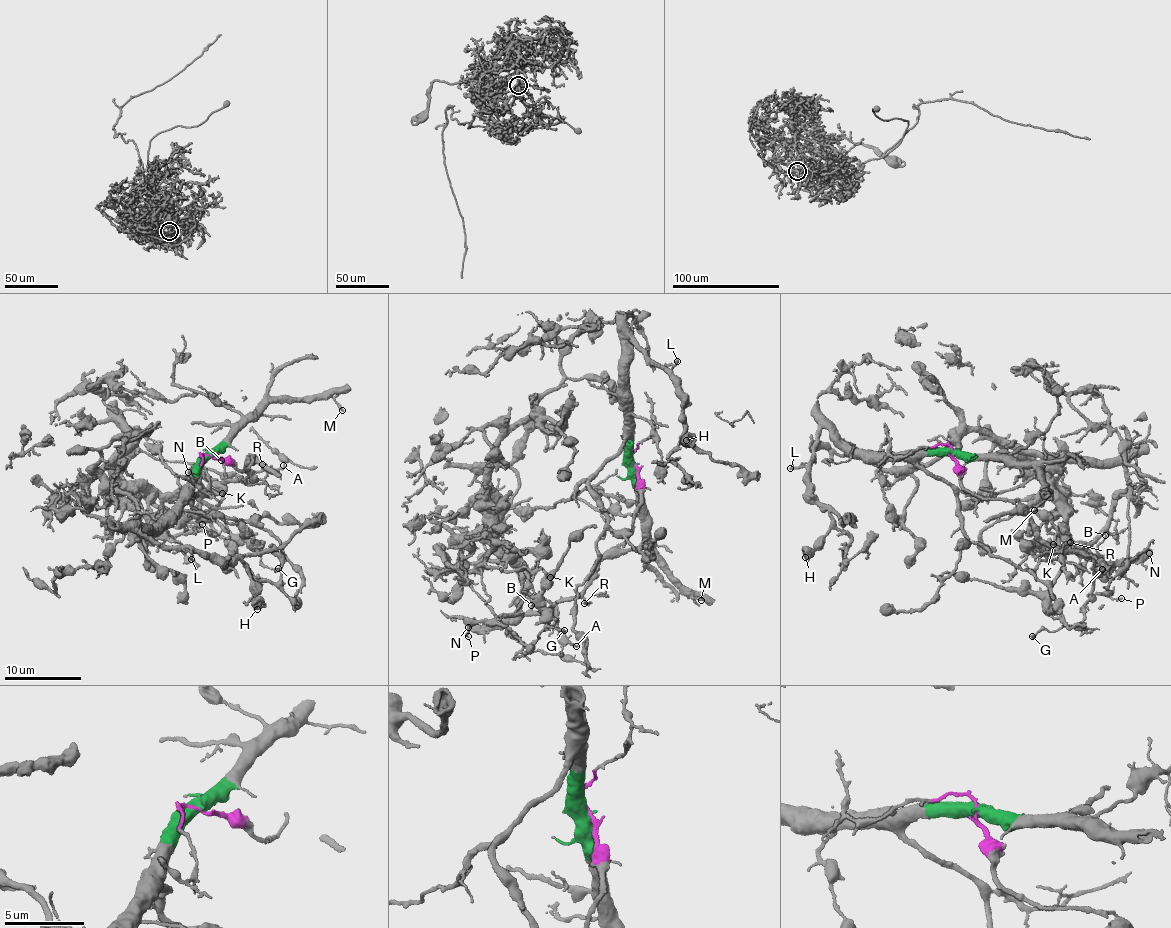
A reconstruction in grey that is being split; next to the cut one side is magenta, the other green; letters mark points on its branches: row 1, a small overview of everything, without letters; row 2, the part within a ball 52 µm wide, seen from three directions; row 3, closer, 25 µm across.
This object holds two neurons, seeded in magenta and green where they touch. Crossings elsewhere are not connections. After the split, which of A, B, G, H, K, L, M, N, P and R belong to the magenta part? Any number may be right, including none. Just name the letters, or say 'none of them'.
A, B, G, K, N, P, R

